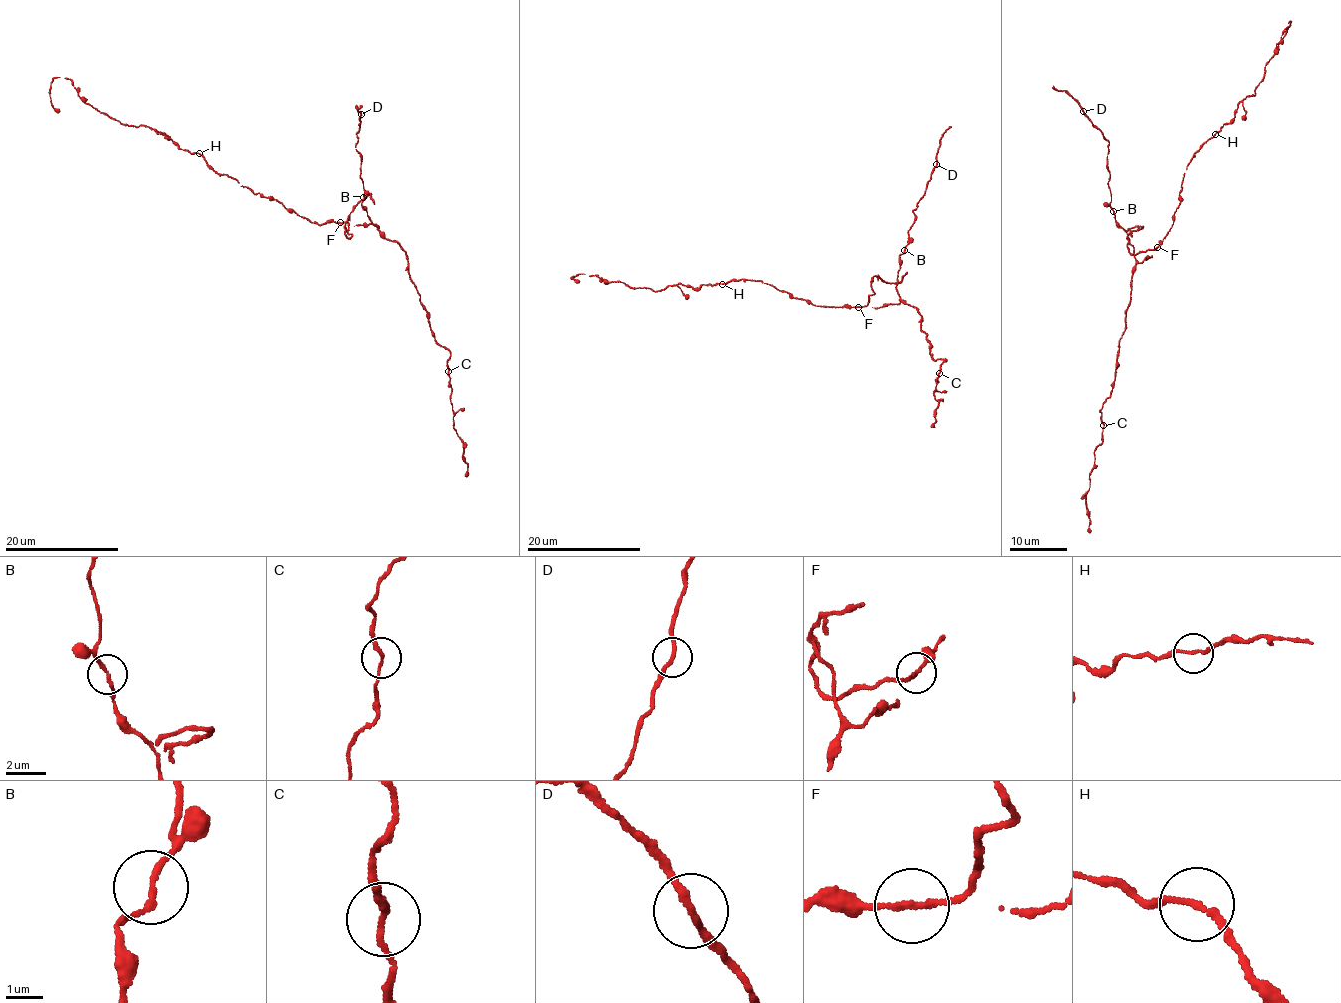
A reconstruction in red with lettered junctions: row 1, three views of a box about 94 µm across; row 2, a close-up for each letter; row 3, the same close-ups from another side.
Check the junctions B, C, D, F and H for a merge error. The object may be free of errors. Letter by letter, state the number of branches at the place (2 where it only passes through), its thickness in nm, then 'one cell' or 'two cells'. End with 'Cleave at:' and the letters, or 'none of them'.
B: 2 branches meet; 160 nm thick; one cell
C: 2 branches meet; 170 nm thick; one cell
D: 2 branches meet; 170 nm thick; one cell
F: 2 branches meet; 160 nm thick; two cells
H: 2 branches meet; 150 nm thick; one cell
Cleave at: F

